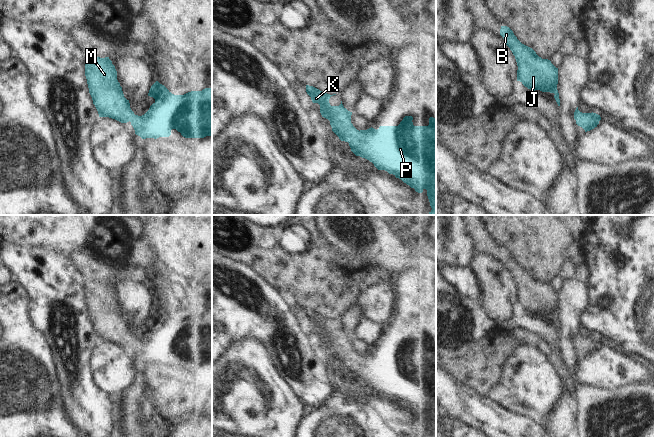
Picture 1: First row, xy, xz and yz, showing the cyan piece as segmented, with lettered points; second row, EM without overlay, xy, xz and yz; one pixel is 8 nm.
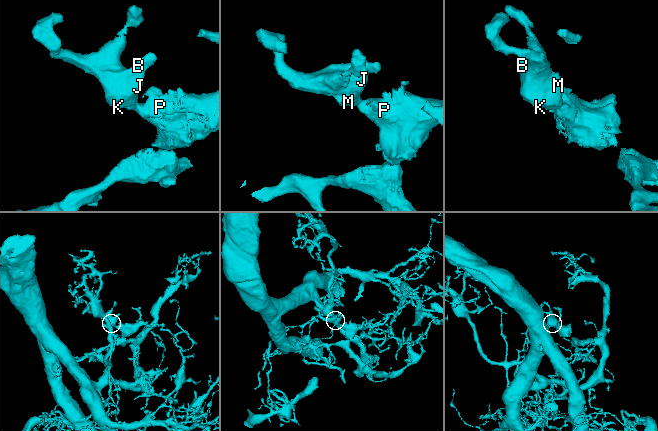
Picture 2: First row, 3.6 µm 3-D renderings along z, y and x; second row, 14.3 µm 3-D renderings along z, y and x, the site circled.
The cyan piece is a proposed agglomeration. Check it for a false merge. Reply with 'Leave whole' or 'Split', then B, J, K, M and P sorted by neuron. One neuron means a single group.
Leave whole. Groups: B J K M P

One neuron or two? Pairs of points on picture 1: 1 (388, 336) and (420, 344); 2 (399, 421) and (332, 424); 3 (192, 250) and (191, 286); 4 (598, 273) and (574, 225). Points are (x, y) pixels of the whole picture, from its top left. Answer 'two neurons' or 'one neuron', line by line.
1: one neuron
2: one neuron
3: two neurons
4: two neurons

